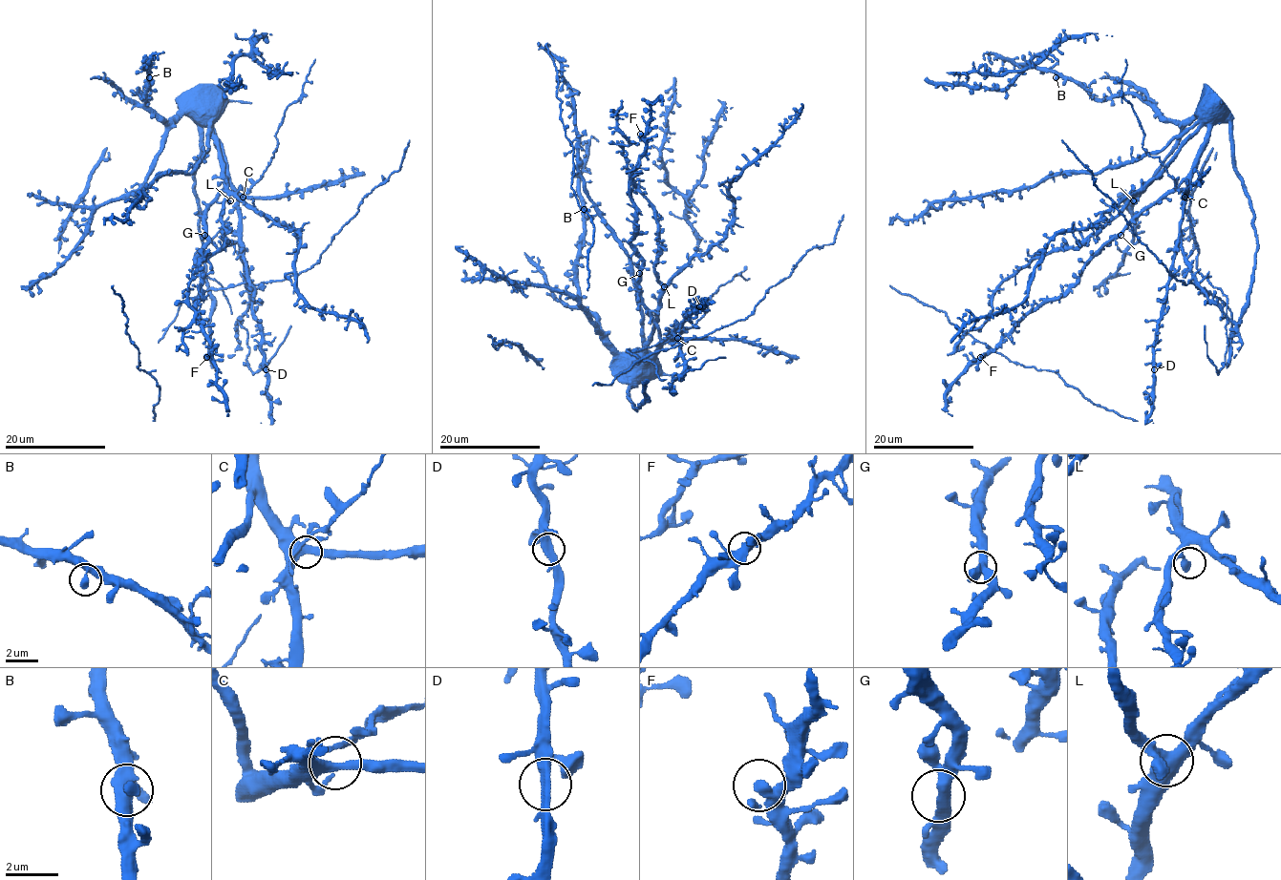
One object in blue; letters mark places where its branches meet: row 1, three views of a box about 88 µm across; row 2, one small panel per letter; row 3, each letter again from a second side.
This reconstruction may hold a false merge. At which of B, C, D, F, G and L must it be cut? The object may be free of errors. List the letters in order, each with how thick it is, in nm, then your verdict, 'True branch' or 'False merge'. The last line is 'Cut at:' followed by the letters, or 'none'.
B: Thickness 280 nm. True branch
C: Thickness 500 nm. True branch
D: Thickness 380 nm. True branch
F: Thickness 400 nm. True branch
G: Thickness 440 nm. True branch
L: Thickness 360 nm. True branch
Cut at: none

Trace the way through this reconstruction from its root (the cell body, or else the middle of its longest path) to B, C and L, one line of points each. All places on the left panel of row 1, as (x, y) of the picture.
B: (218, 151), (212, 129), (192, 114), (163, 121), (147, 105), (143, 94), (144, 98), (149, 77)
C: (218, 151), (211, 124), (212, 139), (229, 182), (243, 197)
L: (218, 151), (225, 191), (230, 200)

